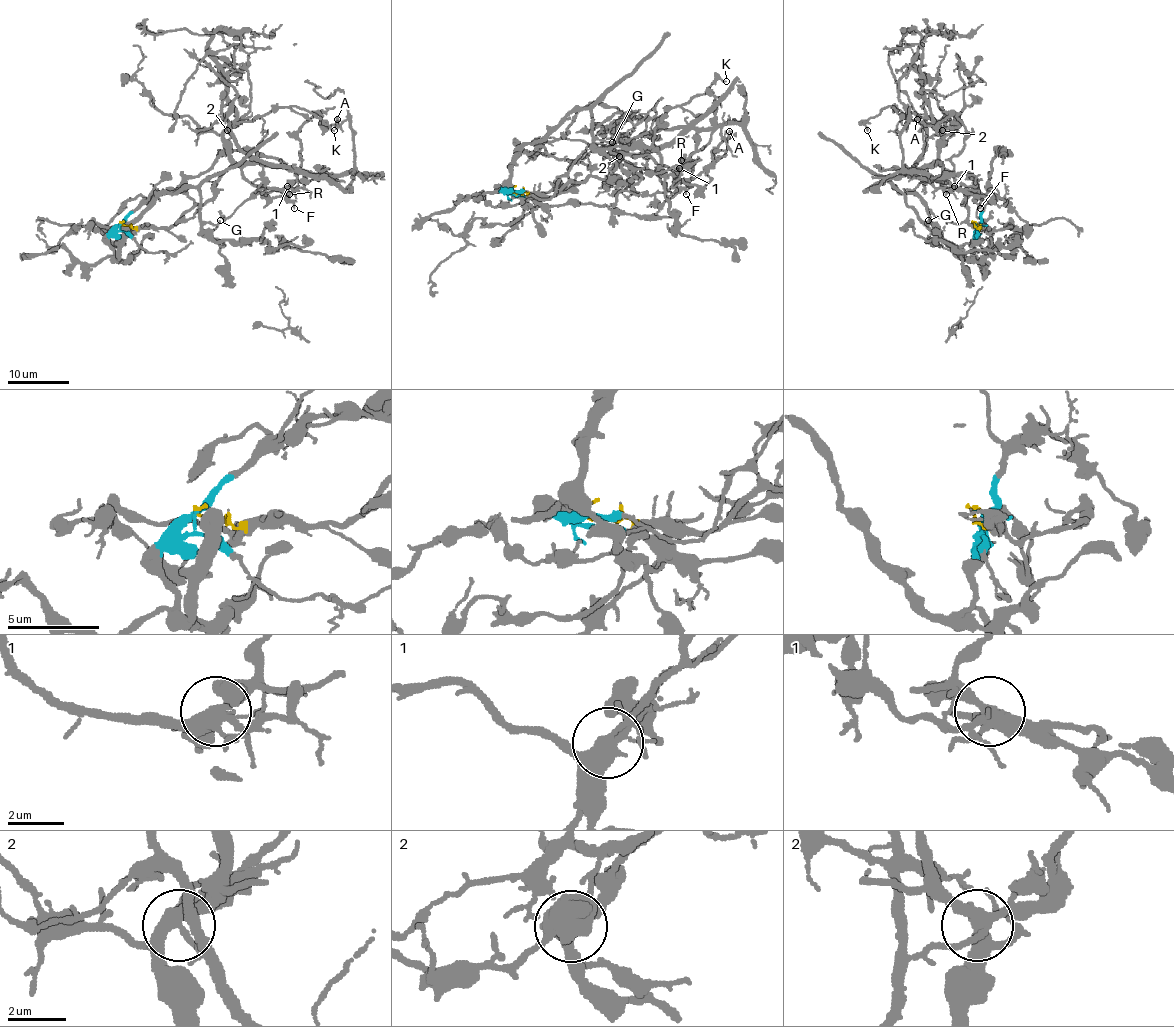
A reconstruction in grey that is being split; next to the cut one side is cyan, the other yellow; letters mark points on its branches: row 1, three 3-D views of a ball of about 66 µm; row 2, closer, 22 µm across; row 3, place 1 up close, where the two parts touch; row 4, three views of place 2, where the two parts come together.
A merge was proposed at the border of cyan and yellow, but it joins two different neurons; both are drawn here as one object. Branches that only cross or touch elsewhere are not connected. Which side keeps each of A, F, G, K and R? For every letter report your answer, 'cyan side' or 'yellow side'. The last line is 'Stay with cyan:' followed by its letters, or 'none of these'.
A: yellow side
F: yellow side
G: cyan side
K: yellow side
R: yellow side
Stay with cyan: G

